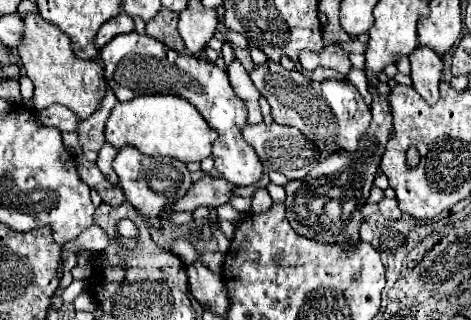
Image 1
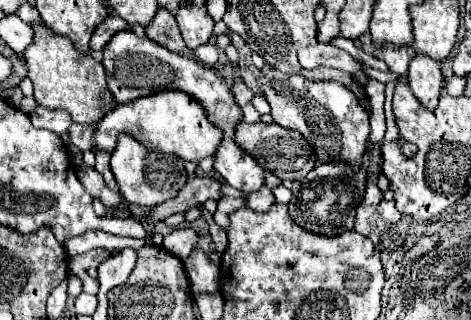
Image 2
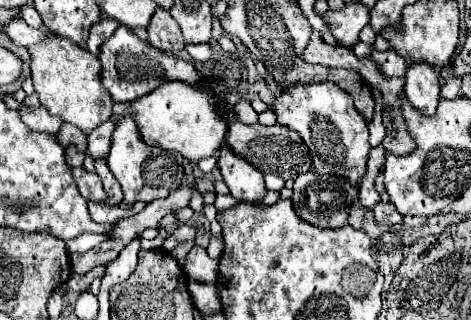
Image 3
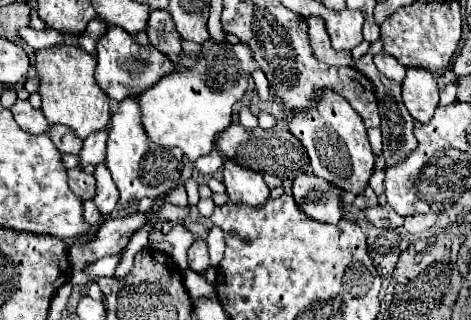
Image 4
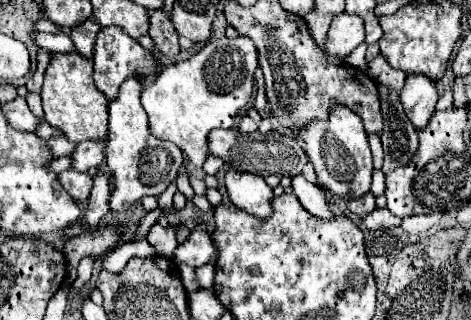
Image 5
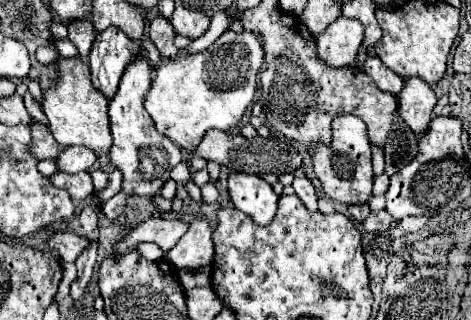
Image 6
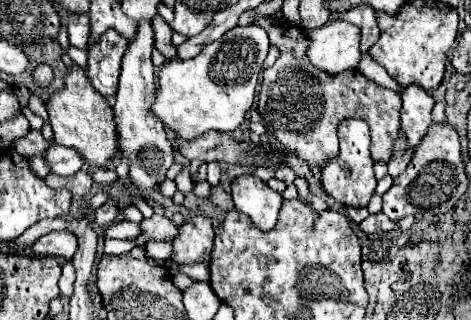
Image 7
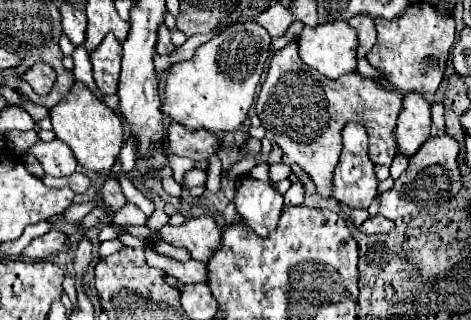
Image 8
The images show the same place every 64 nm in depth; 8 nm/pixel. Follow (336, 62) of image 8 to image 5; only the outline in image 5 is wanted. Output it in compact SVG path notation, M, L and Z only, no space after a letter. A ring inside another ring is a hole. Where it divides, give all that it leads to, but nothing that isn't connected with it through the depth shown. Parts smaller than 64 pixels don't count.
M344 12L340 16L334 16L332 20L324 52L346 62L346 58L360 42L364 42L364 22L358 16L350 16Z

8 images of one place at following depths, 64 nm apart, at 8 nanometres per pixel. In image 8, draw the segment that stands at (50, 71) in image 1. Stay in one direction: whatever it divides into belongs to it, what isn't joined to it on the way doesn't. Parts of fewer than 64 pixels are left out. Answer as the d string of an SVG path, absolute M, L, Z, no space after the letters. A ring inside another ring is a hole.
M74 84L72 92L68 94L68 100L62 100L50 110L50 118L56 138L68 144L68 148L74 152L78 164L84 170L92 172L112 170L124 144L124 128L116 112L112 112L106 104L102 104L96 96L92 96L82 84Z

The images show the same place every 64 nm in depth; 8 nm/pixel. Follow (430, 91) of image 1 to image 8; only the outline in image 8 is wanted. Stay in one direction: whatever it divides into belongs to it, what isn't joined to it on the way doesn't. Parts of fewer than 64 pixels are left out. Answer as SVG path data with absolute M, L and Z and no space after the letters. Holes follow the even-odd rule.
M406 94L394 128L396 148L410 158L430 138L430 106L420 94Z

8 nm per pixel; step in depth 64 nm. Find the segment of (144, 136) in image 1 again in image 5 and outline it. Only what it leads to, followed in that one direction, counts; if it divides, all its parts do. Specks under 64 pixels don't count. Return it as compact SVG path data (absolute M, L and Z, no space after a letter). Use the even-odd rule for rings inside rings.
M246 36L212 38L210 44L188 60L164 66L154 82L146 84L142 94L152 134L174 142L196 168L202 168L206 160L208 132L214 128L226 130L234 126L236 116L252 98L256 68L256 44ZM80 142L74 152L70 154L72 170L76 172L88 172L90 168L96 168L104 160L104 144L96 142Z

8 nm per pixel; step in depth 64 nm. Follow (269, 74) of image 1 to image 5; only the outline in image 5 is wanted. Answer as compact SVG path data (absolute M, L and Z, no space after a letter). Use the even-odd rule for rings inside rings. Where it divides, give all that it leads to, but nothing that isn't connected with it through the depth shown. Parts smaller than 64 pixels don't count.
M332 108L326 122L314 122L304 132L298 132L306 142L306 154L314 164L318 184L338 198L362 198L370 192L372 182L372 154L368 146L368 134L360 116L348 112L348 108Z

